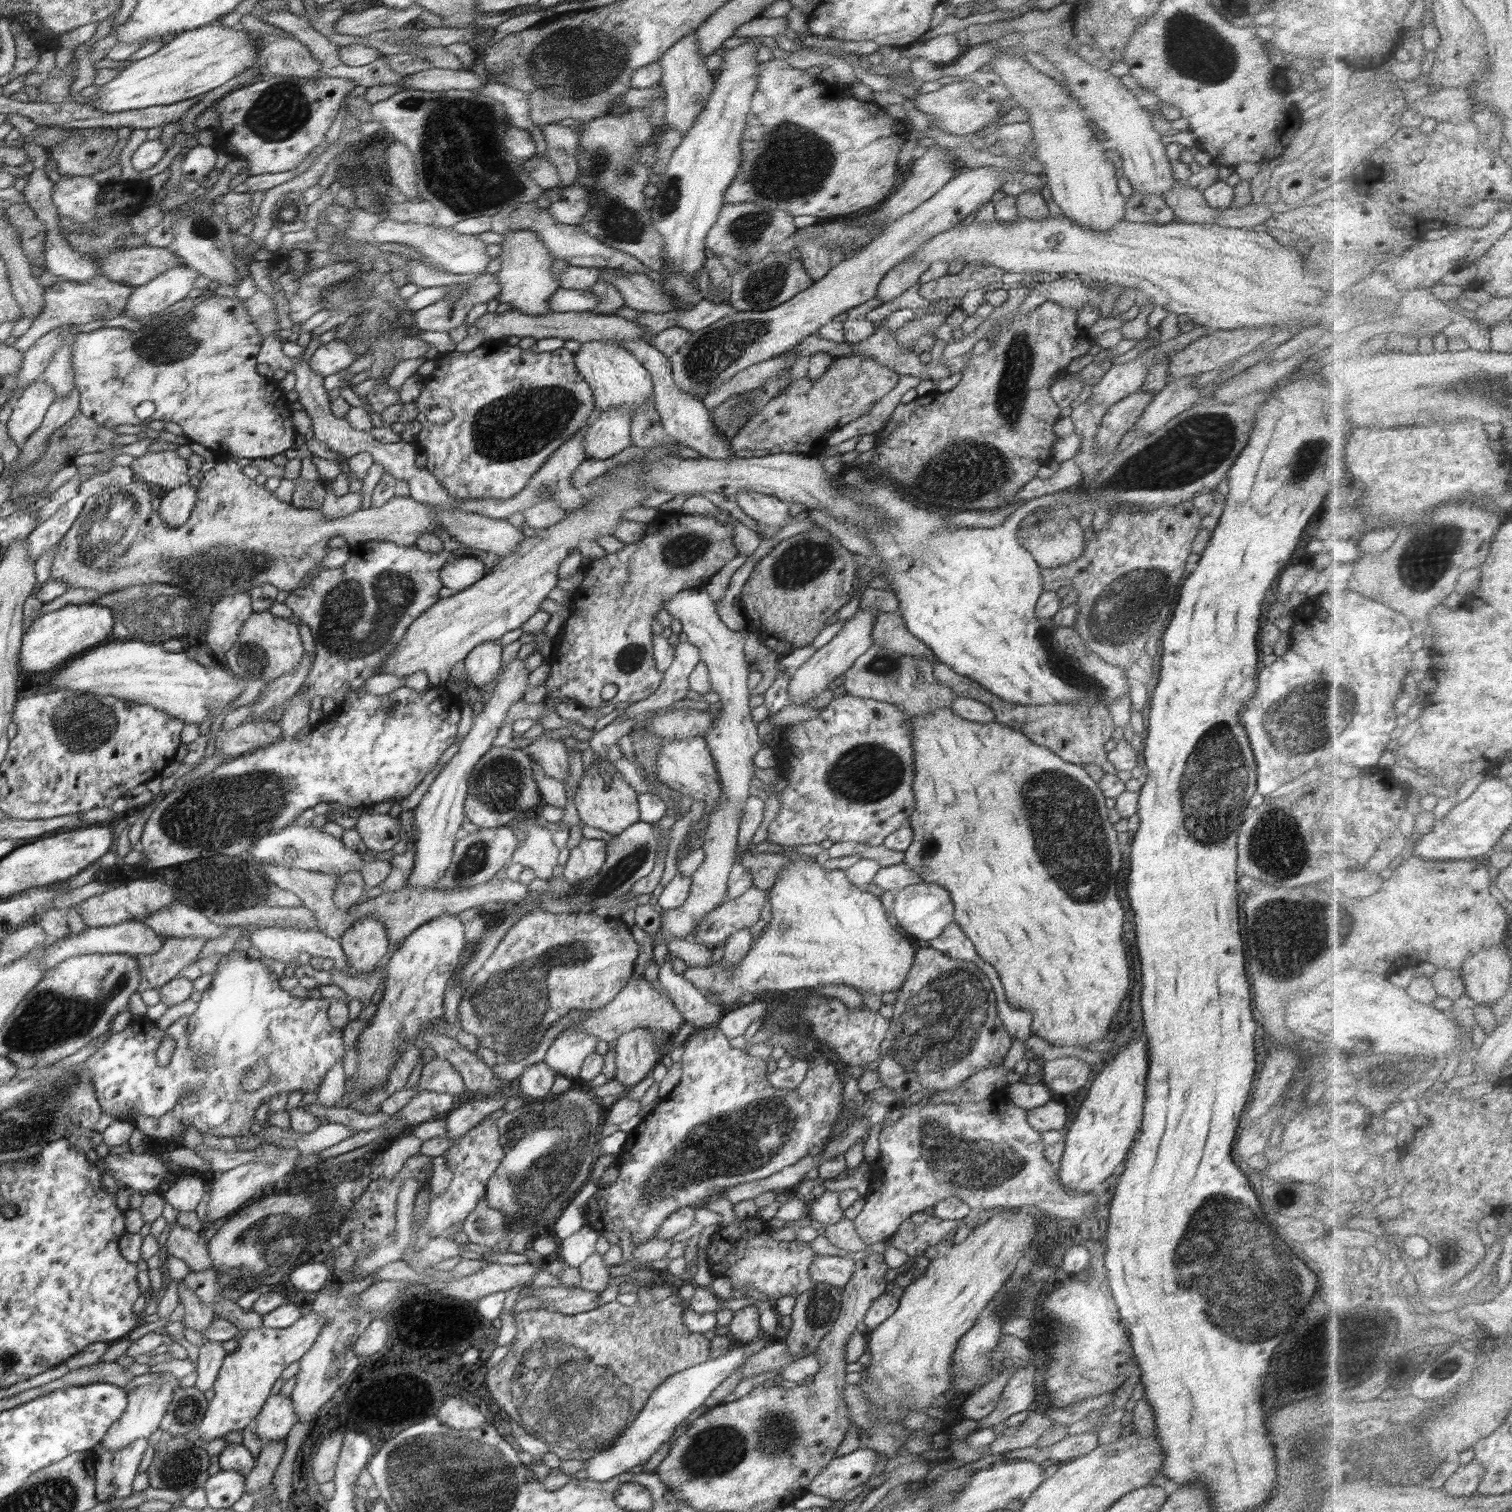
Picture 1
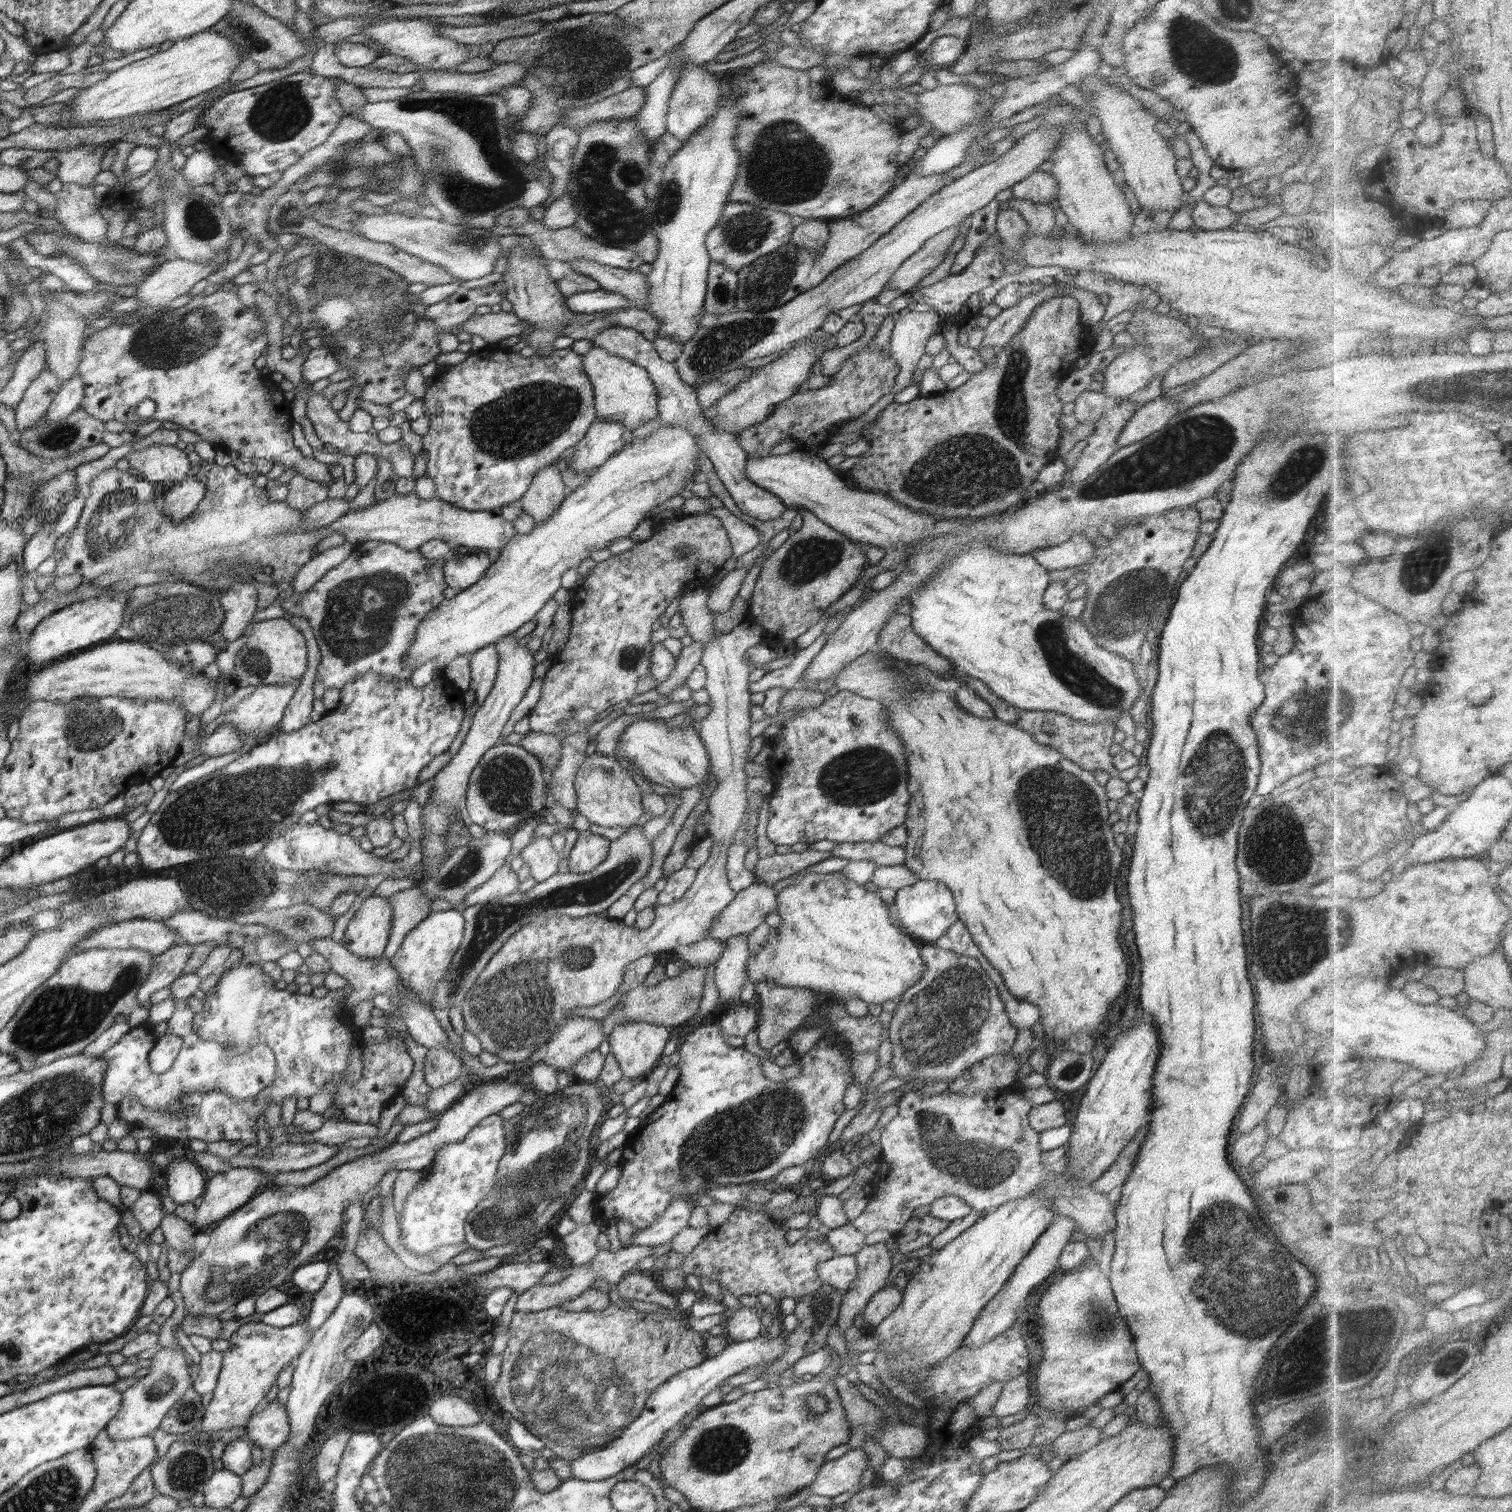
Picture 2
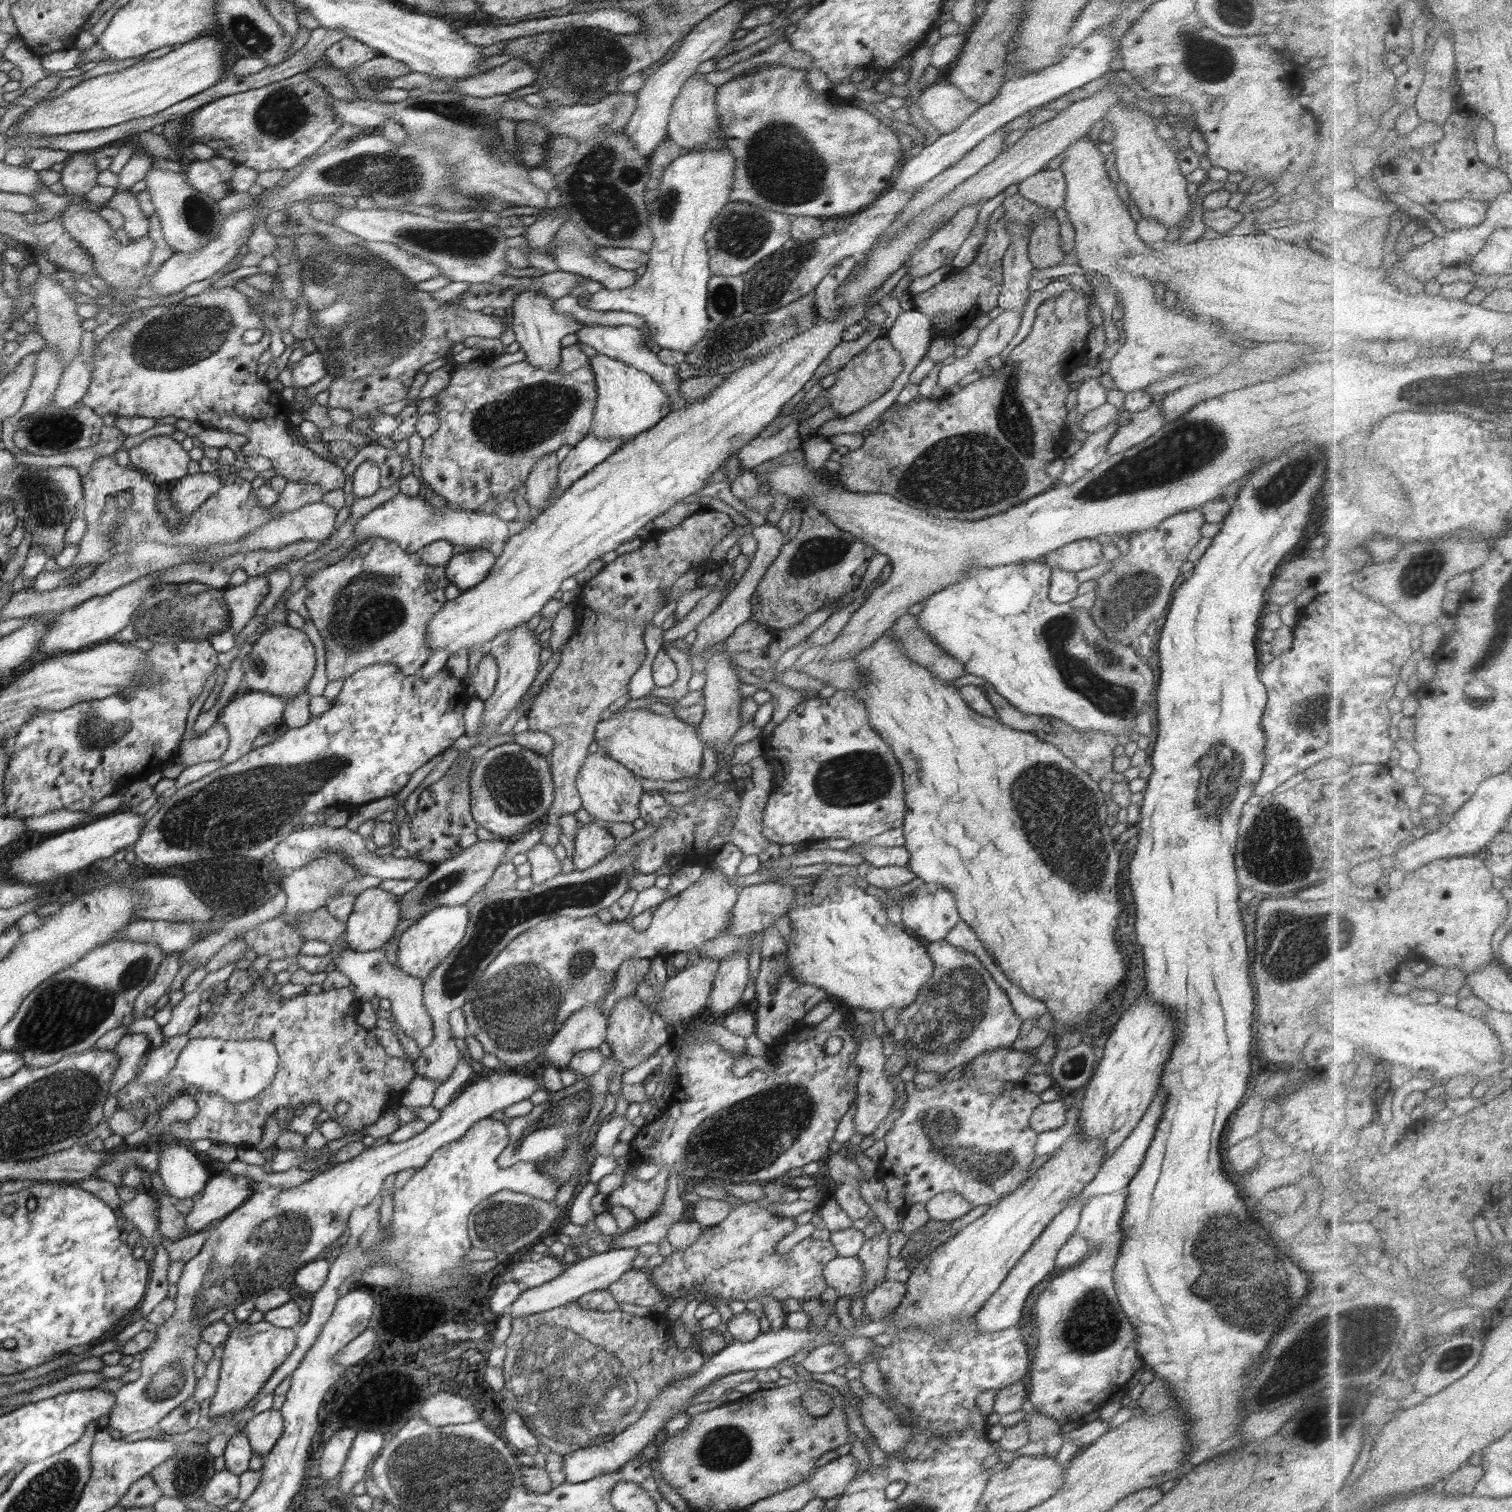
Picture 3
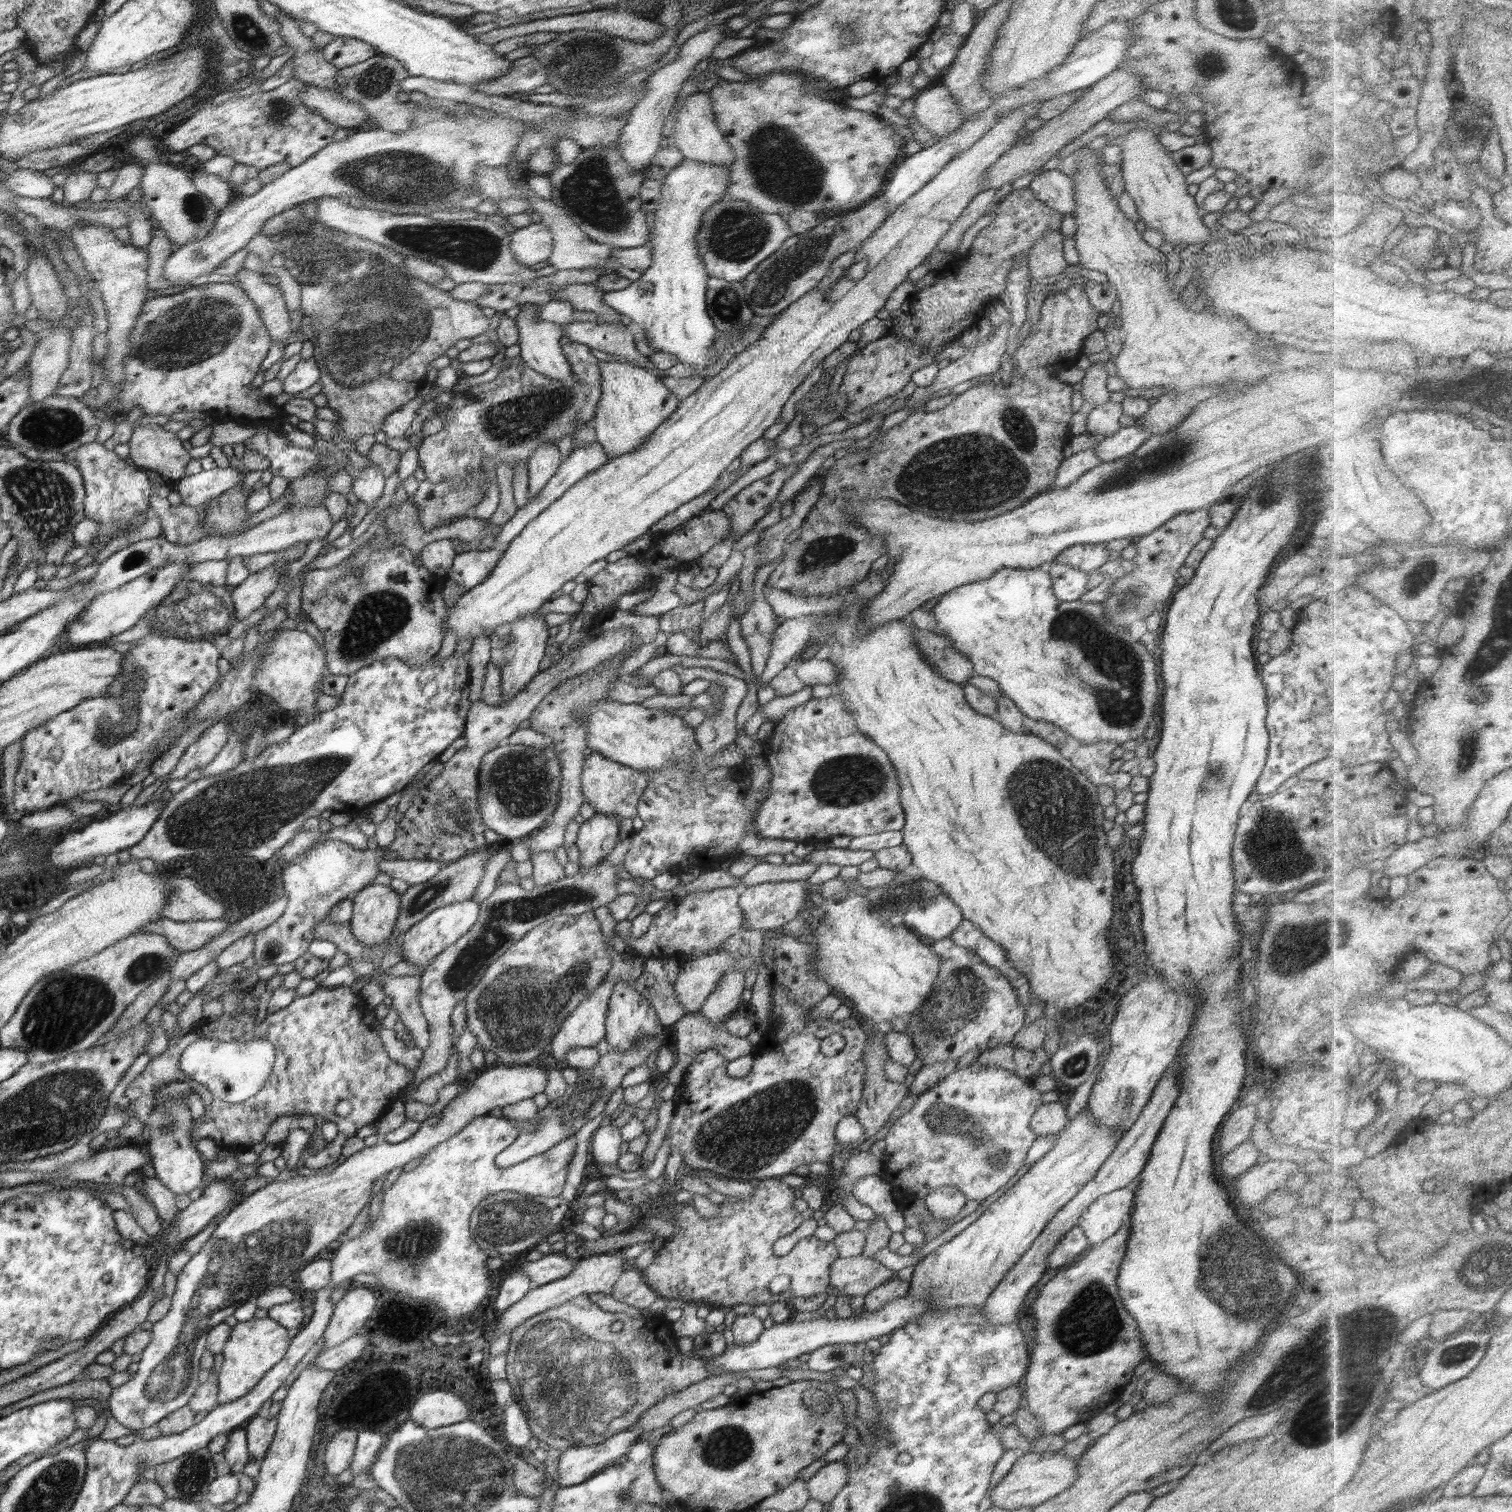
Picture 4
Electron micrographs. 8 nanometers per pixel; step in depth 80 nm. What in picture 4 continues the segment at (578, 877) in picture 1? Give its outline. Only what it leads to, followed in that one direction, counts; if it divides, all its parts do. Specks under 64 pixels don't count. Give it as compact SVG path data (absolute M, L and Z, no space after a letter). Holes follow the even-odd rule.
M596 813L580 825L575 842L580 852L580 867L593 867L612 852L620 840L618 819L622 820L615 814L606 816Z

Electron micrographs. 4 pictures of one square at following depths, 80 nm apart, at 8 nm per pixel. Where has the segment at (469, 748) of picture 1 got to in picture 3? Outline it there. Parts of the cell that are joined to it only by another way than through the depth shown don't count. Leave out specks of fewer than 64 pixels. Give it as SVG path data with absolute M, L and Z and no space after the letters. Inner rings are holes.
M527 623L518 626L518 629L508 630L501 633L491 644L489 653L496 659L499 666L499 675L496 682L494 694L483 703L483 713L481 716L481 725L479 726L479 742L488 740L495 730L506 720L506 717L519 706L520 701L526 697L526 693L531 688L532 683L536 680L540 668L539 654L542 648L535 634L535 630L529 630Z

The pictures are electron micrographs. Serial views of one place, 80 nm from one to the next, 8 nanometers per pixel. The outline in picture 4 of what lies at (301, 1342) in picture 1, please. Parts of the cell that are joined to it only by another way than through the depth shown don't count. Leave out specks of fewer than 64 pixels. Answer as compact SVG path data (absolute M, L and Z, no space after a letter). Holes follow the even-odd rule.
M270 1317L246 1322L238 1320L236 1326L231 1327L230 1337L221 1352L223 1361L217 1374L217 1404L239 1400L253 1392L265 1374L285 1358L292 1340L293 1333Z

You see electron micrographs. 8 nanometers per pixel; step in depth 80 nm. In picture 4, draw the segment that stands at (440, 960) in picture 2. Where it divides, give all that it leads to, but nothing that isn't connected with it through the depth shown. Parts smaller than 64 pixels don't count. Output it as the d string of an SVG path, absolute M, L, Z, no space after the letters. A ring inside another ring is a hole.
M469 898L464 902L441 906L432 913L428 913L428 916L419 920L401 935L400 943L405 961L414 966L426 966L428 968L432 960L435 960L439 954L446 951L449 946L452 946L469 931L469 928L478 918L479 906L480 903Z

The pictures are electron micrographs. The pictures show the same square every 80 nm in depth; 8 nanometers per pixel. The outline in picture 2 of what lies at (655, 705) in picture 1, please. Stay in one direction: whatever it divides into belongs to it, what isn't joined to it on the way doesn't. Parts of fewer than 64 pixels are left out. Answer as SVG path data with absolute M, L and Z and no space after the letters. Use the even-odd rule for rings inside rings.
M693 642L689 646L683 646L679 657L676 658L672 676L670 676L666 682L658 684L655 688L656 692L662 696L662 698L668 698L670 693L672 693L676 687L684 685L696 666L700 666L702 653L703 642Z

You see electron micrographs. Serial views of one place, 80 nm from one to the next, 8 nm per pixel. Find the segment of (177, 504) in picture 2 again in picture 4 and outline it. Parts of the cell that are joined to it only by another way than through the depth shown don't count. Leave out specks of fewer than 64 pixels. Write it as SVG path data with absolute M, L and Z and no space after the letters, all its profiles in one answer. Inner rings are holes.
M236 463L227 468L202 469L201 472L179 479L176 492L180 494L183 504L199 509L234 485L244 482L246 472Z

